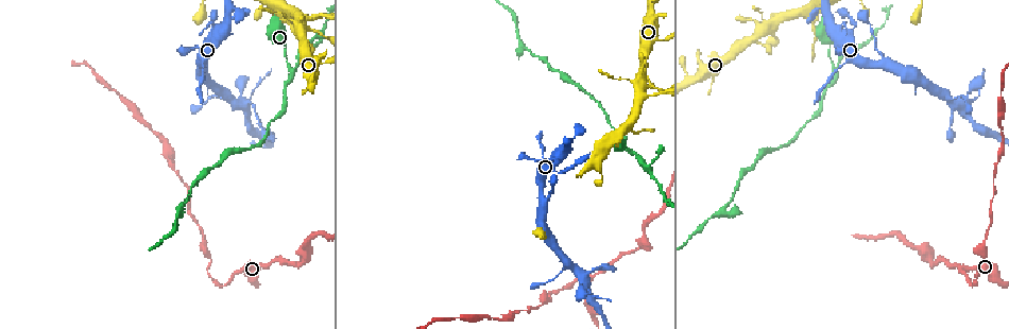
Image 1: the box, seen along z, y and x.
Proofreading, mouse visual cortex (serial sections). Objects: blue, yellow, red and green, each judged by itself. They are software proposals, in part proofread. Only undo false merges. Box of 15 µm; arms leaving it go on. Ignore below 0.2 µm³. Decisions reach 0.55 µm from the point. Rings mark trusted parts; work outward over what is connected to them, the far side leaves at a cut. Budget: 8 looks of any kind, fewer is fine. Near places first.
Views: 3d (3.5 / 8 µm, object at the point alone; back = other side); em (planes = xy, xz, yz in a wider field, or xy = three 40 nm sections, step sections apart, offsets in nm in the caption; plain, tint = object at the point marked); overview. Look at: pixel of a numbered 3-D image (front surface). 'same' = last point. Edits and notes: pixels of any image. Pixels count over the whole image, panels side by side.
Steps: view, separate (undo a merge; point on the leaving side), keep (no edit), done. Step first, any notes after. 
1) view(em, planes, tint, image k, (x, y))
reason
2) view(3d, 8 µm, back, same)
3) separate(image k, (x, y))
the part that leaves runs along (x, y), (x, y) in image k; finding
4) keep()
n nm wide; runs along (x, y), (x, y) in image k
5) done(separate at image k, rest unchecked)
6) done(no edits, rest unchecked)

view(3d, 3.5 µm, image 1, (300, 28))

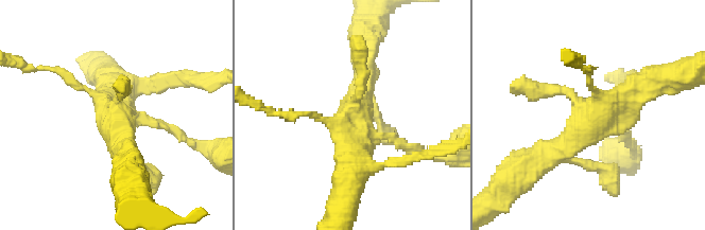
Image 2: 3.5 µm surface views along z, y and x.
view(em, xy, step 3, tint, image 2, (356, 133))
shape alone is not enough

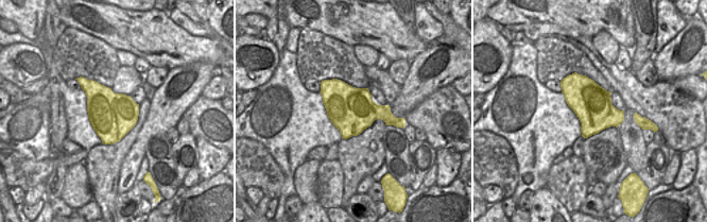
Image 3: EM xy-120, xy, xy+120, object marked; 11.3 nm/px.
view(em, xy, step 5, tint, same)

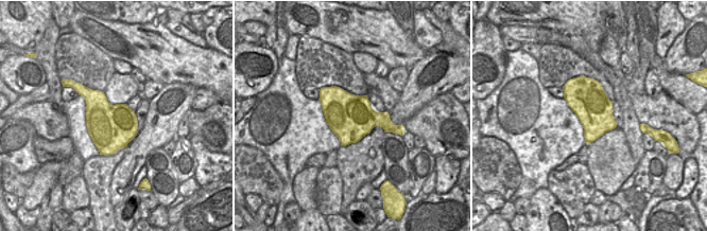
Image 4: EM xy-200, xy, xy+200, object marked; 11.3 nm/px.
keep()
500 nm wide; runs along (556, 154), (589, 121), (663, 78) in image 2; all the same cell

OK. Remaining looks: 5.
view(3d, 3.5 µm, image 1, (293, 71))
three arms meet

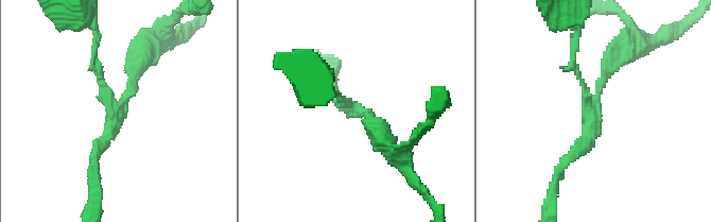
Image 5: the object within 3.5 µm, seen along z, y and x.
view(em, planes, tint, image 5, (347, 104))
3 arms; arms of 100, 200, 200 nm; need the tissue

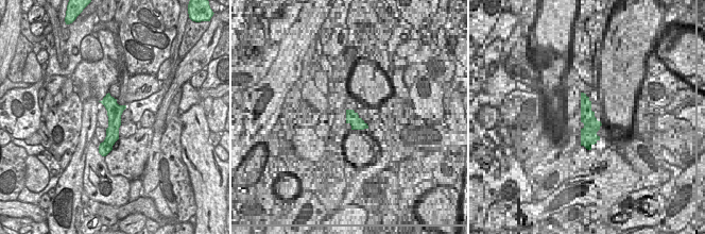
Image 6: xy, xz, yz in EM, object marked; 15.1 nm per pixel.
keep()
240 nm wide; runs along (94, 40), (114, 113), (94, 161) in image 5; continuous, no second cell

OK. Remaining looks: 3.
view(3d, 3.5 µm, image 1, (315, 46))
sudden change in width

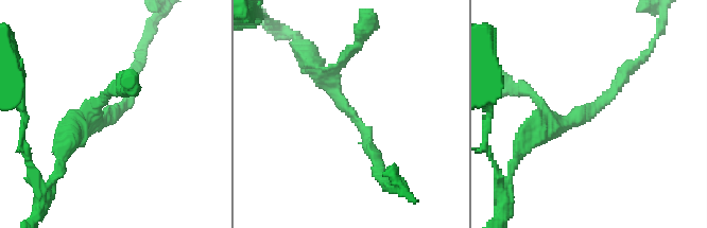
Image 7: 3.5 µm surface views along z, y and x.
view(em, xy, step 3, tint, image 7, (576, 124))
need the tissue

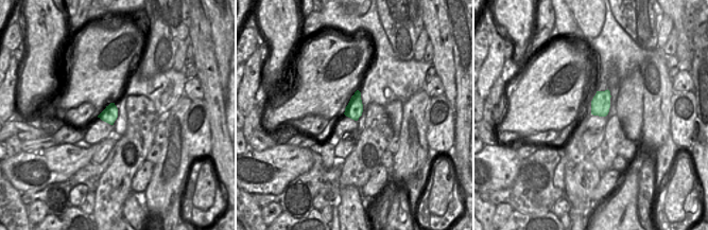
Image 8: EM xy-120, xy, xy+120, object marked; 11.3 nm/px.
view(em, xy, step 5, tint, same)

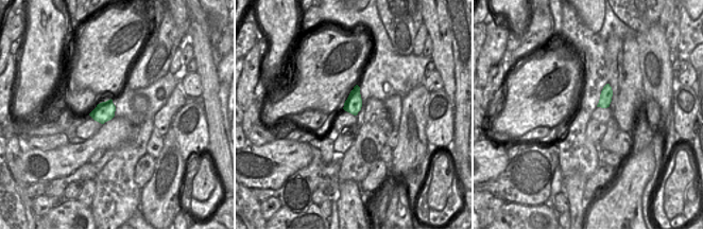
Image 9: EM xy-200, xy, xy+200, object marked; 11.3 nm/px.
keep()
one cell here

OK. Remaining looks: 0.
done(no edits, rest unchecked)

